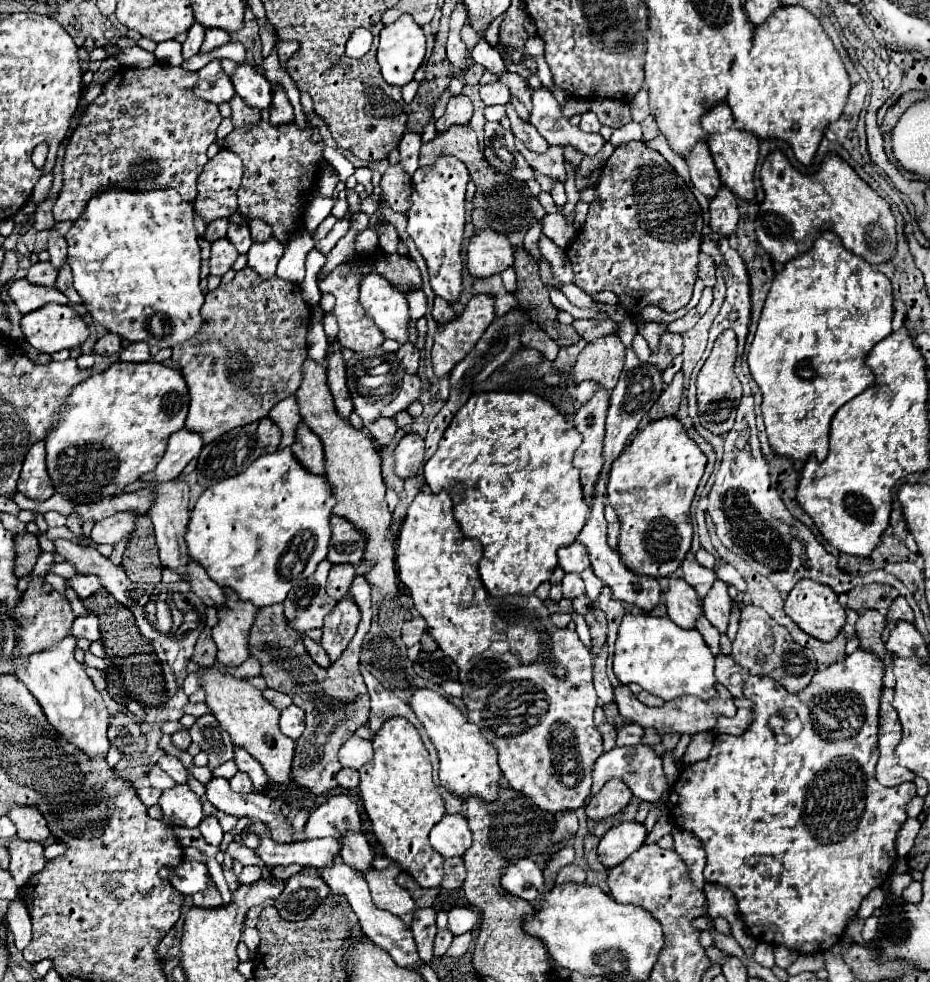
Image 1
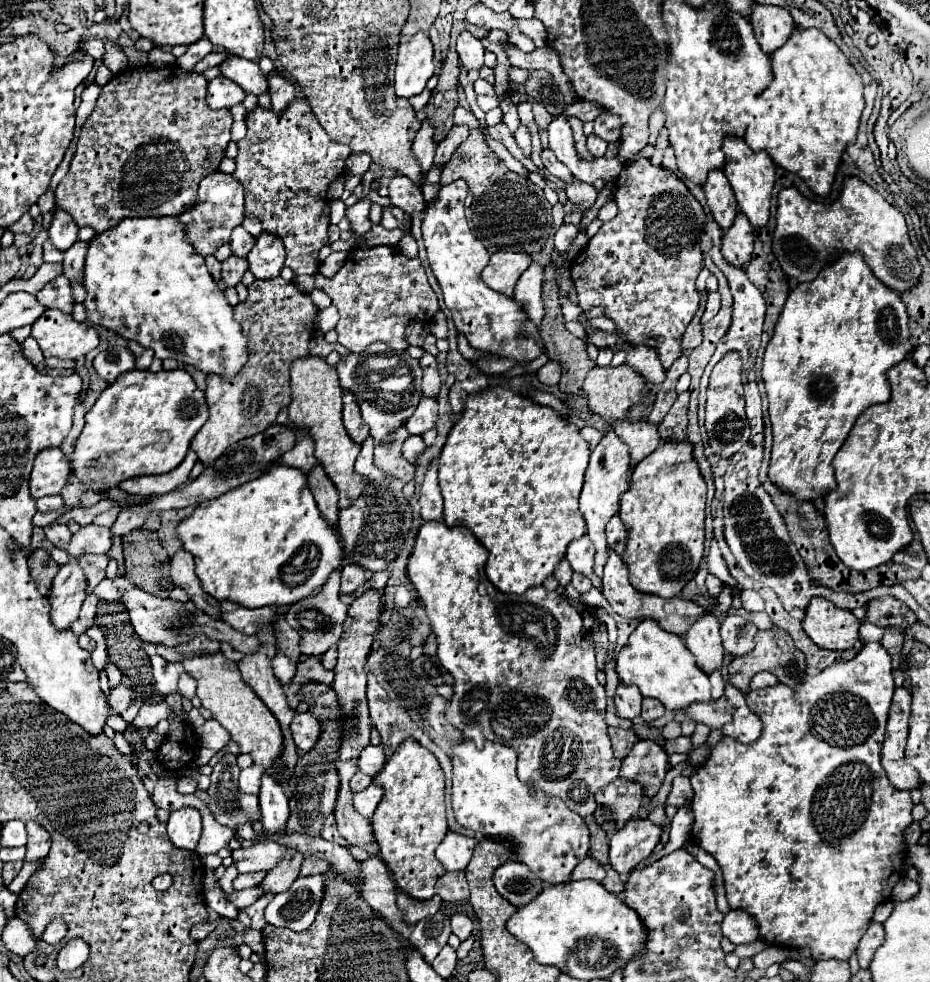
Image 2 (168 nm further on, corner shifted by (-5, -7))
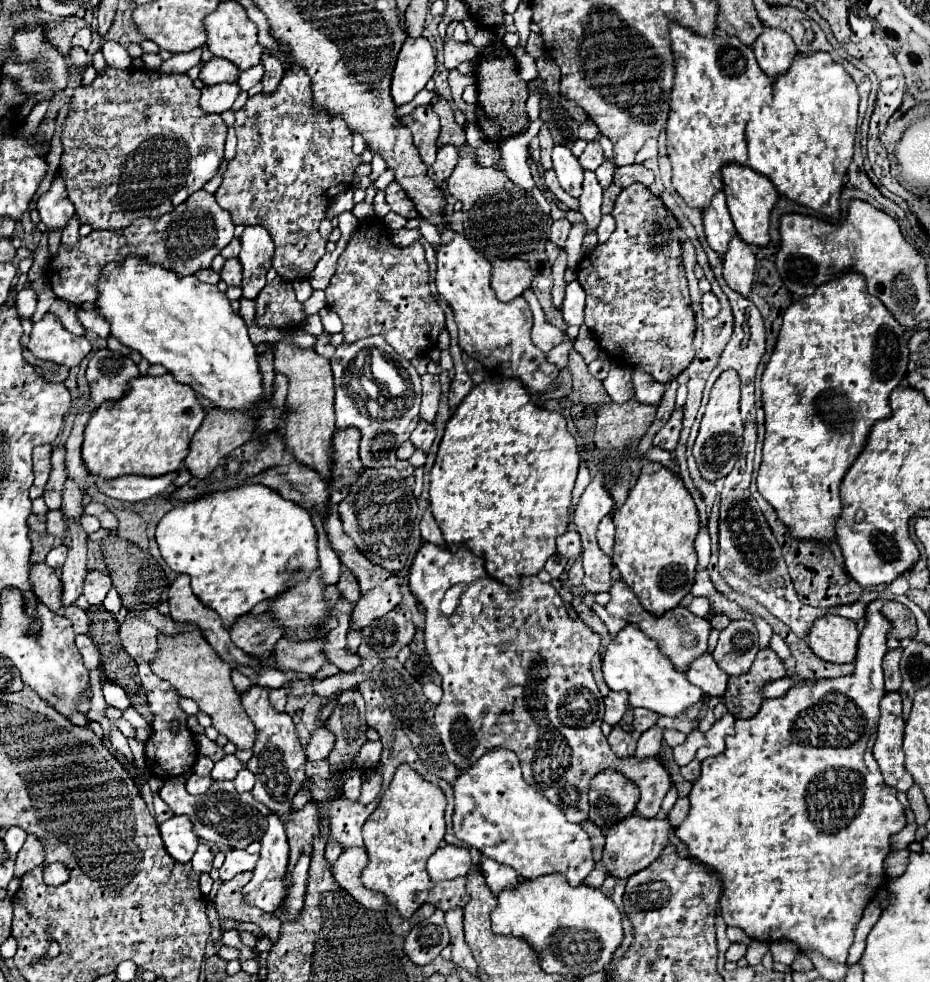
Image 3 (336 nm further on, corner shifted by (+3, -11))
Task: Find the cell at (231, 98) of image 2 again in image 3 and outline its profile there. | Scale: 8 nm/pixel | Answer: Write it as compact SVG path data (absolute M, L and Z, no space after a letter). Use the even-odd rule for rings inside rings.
M224 82L224 84L218 84L218 86L204 86L202 96L200 96L200 108L204 112L222 114L222 112L232 108L238 94L240 94L238 84Z

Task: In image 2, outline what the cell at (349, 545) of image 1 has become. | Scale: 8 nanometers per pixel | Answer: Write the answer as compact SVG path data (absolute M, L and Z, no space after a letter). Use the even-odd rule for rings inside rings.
M370 436L362 444L362 452L356 460L356 472L362 474L368 482L358 500L346 510L340 510L340 538L344 542L348 562L354 562L372 572L380 572L386 570L388 562L396 560L404 550L406 534L412 530L414 520L412 506L408 504L408 498L402 494L404 482L396 480L394 476L388 476L386 472L380 472L380 468L374 466Z

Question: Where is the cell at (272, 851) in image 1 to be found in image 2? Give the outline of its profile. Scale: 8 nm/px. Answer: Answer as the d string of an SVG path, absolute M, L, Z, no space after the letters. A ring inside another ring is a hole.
M256 842L252 846L246 848L238 848L232 852L232 860L234 866L238 868L238 872L256 872L256 870L272 870L284 856L284 846L270 842Z

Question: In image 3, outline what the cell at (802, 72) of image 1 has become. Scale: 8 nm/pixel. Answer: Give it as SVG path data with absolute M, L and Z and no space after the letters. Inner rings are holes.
M798 52L790 68L772 80L772 96L766 106L754 106L744 128L744 138L748 144L746 166L752 166L756 172L768 176L776 190L796 200L816 212L826 216L840 214L840 190L844 186L844 176L852 162L854 140L856 140L856 122L858 122L858 90L852 76L832 60L828 52Z

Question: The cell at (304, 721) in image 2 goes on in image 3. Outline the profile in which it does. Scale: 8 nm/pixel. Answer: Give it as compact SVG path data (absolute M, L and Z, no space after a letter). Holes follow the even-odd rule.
M320 726L310 732L308 744L304 746L304 754L308 760L322 760L330 754L332 748L334 748L332 732L328 732L324 726Z

